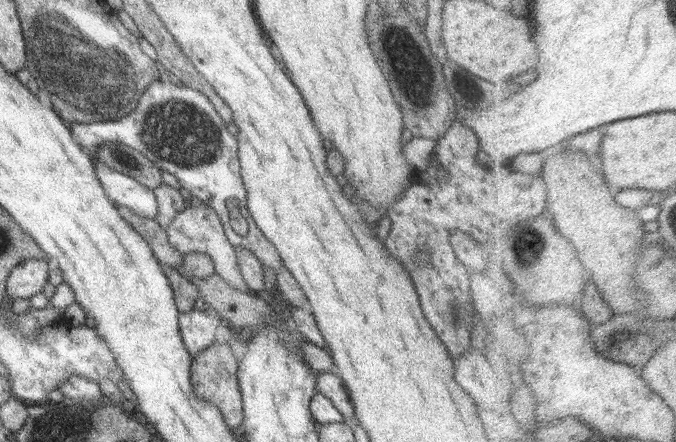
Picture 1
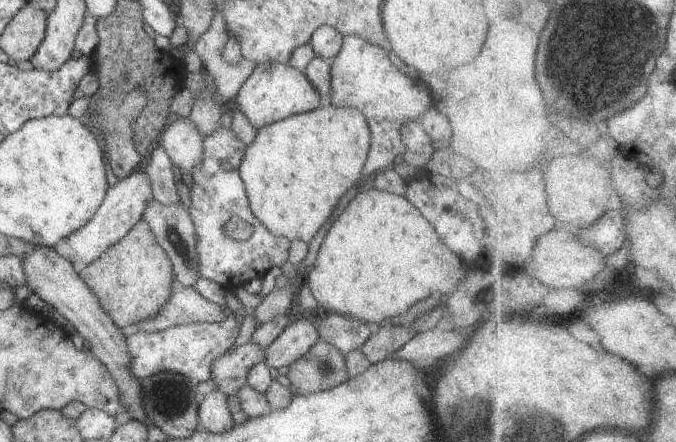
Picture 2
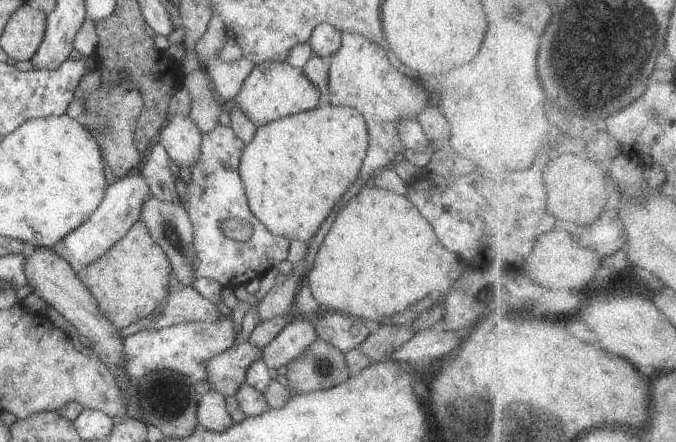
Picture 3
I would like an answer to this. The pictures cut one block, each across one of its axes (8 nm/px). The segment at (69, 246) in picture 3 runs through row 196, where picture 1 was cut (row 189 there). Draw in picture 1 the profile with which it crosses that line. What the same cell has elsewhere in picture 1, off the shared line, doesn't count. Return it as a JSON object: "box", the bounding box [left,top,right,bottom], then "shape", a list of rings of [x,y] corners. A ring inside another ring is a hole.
{"box":[94,160,158,220],"shape":[[[100,160],[94,162],[94,169],[96,179],[117,208],[125,207],[136,215],[156,220],[158,200],[151,189],[142,186],[134,178],[113,170]]]}

